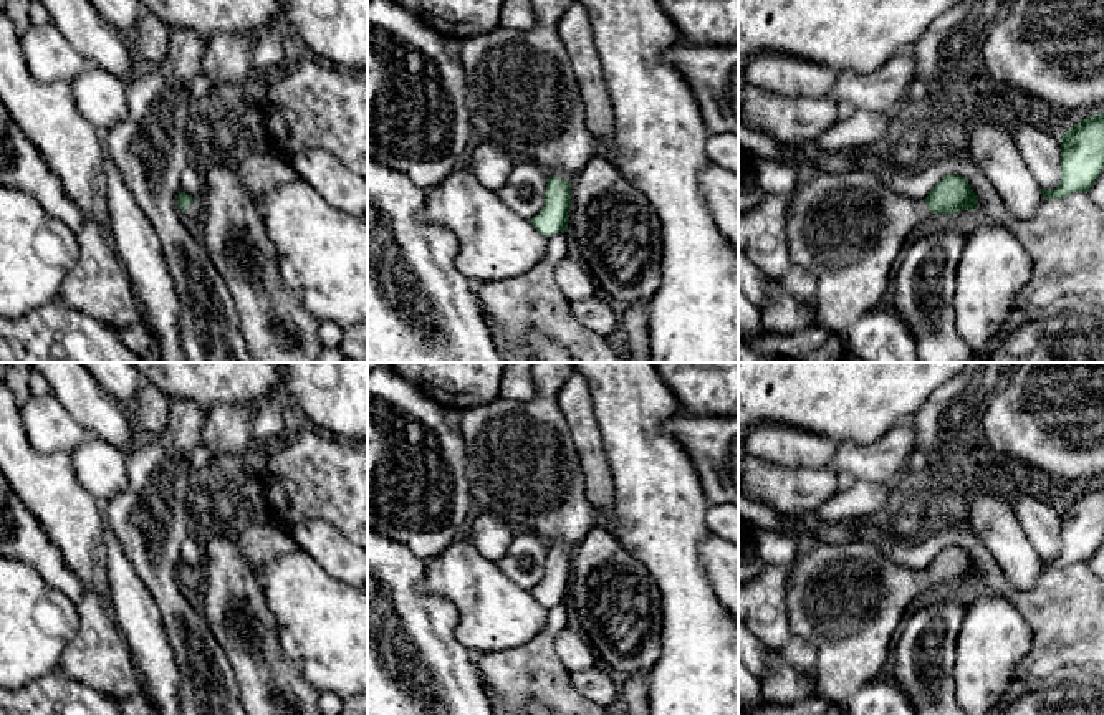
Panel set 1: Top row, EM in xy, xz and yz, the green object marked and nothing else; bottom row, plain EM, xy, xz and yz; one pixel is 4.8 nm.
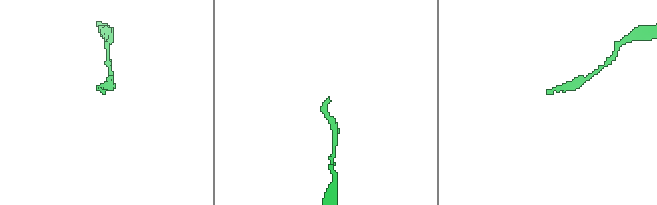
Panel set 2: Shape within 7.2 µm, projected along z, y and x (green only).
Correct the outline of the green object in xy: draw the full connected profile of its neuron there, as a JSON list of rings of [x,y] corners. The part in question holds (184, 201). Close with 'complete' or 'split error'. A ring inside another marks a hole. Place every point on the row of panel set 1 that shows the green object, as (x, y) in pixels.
[[[179,192],[177,205],[182,215],[187,215],[190,218],[199,218],[204,215],[202,199],[195,199],[185,192]]]; split error

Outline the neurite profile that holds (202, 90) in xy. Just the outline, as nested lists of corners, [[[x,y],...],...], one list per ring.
[[[199,73],[189,84],[190,99],[195,104],[207,104],[218,98],[220,89],[210,76]]]

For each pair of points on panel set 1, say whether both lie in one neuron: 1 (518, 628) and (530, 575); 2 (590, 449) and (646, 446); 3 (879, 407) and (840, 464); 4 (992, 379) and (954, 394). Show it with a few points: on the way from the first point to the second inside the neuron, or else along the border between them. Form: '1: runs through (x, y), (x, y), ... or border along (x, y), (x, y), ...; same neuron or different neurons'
1: border along (495, 565), (515, 583), (528, 590); different neurons
2: border along (593, 411), (613, 487); different neurons
3: border along (891, 427), (871, 442), (836, 444); different neurons
4: runs through (982, 379), (964, 394); same neuron

